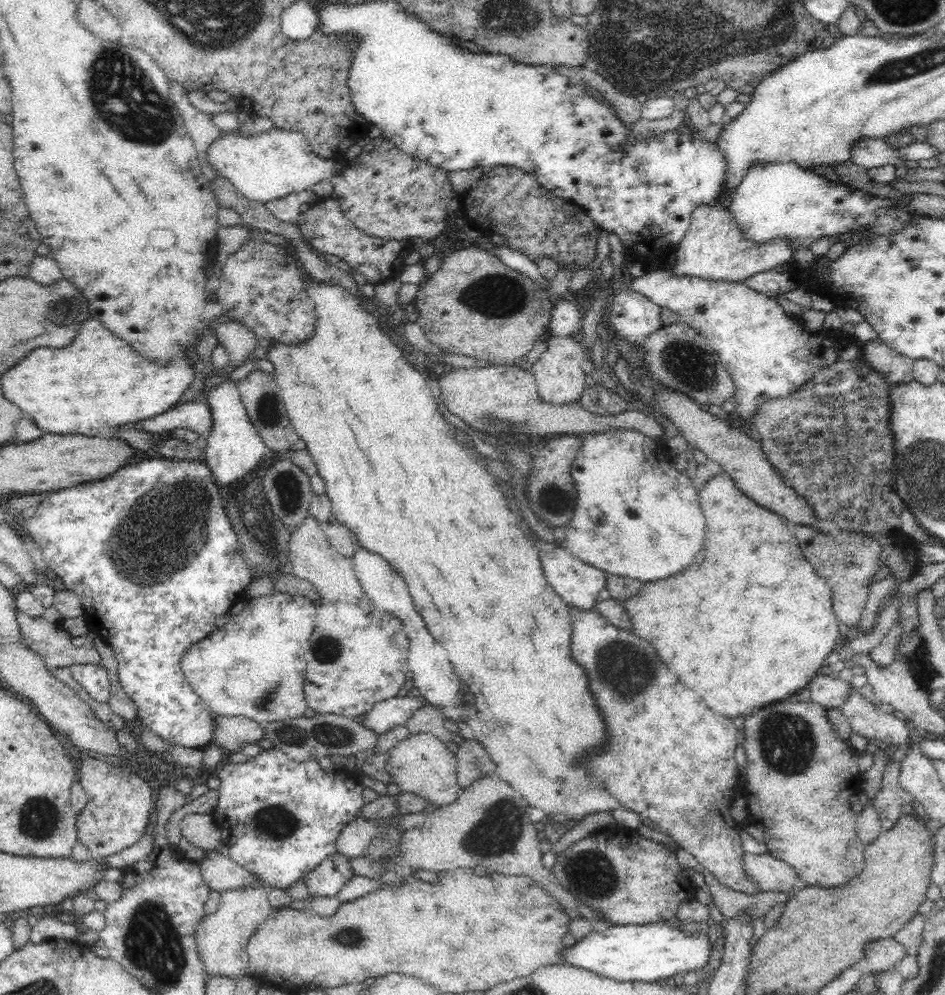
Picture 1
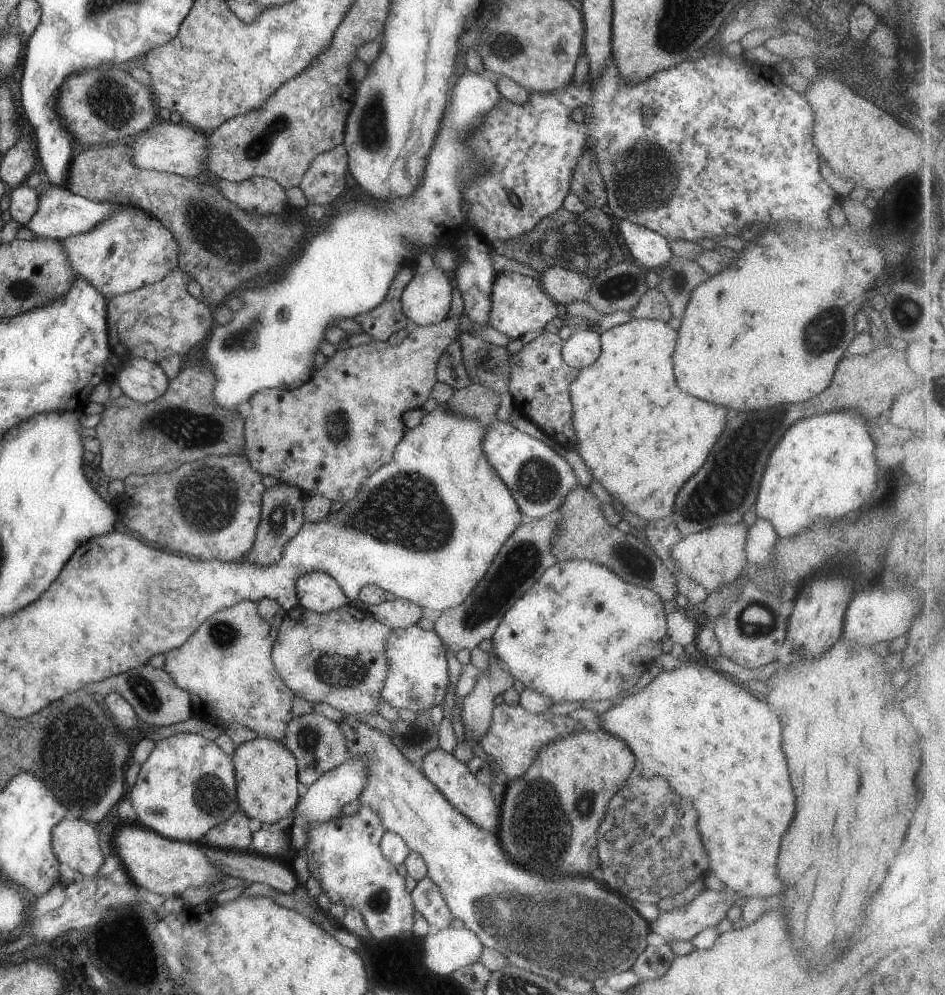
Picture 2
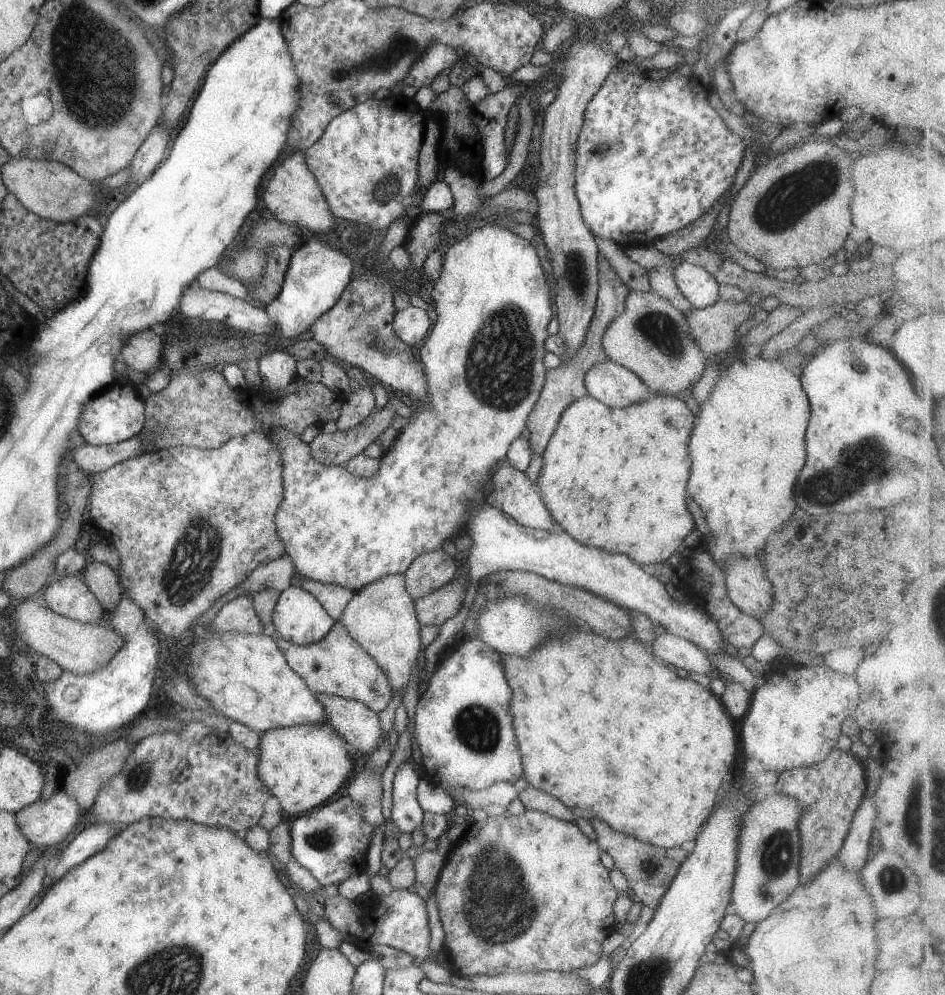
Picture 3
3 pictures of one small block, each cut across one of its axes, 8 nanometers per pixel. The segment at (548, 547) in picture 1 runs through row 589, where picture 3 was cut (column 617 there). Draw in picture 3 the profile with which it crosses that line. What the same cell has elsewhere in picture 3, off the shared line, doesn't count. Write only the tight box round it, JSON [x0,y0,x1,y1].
[422,503,723,682]

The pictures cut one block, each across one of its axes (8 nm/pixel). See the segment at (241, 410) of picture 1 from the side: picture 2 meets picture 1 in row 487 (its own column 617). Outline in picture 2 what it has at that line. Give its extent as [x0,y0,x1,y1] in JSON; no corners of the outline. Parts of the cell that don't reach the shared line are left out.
[617,220,671,271]

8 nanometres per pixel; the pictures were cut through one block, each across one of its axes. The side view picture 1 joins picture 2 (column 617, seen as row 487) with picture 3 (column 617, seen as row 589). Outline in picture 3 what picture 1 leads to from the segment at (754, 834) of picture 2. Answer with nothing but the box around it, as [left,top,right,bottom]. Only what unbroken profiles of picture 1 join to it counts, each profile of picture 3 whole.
[501,628,737,848]

